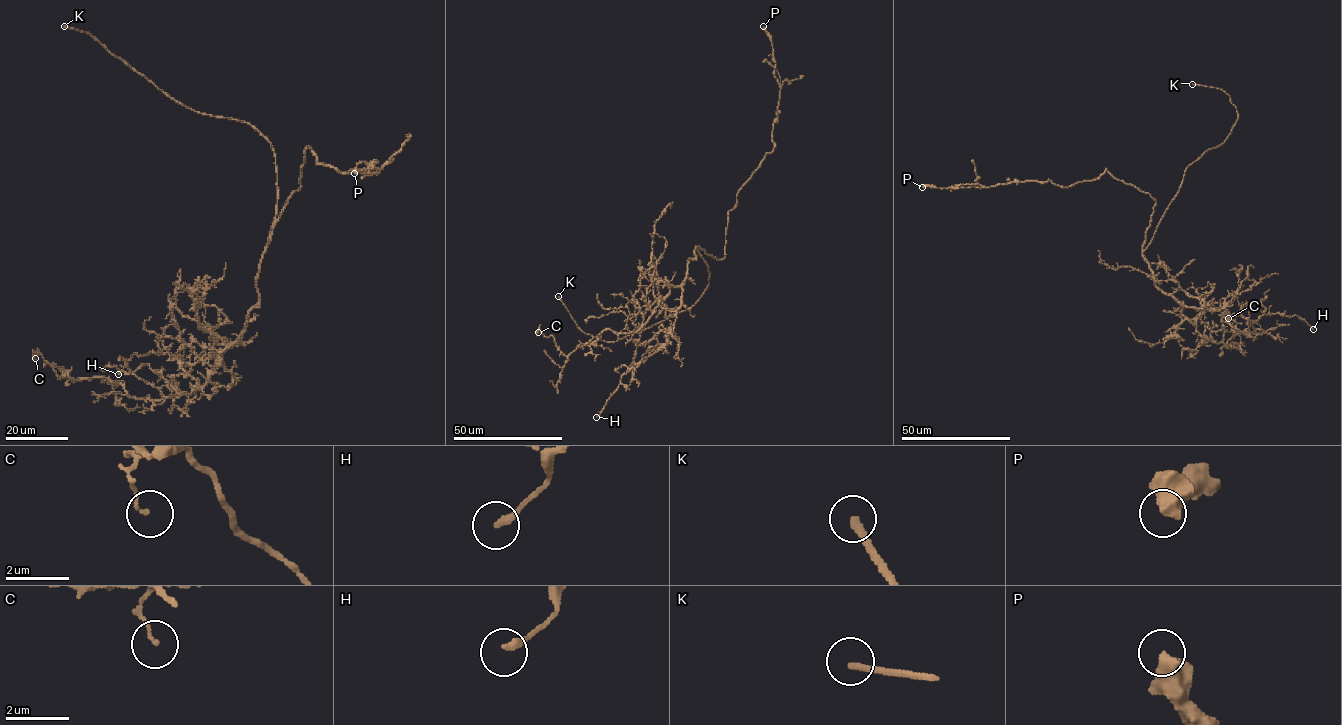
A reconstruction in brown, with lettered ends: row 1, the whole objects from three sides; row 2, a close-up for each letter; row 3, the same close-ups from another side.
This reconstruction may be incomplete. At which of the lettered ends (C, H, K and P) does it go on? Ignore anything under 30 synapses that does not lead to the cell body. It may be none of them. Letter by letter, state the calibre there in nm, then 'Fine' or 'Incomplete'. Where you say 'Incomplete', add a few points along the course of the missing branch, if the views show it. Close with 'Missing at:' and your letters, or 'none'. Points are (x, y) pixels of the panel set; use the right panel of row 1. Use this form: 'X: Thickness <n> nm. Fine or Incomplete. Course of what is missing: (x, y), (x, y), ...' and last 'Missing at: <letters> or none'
C: Thickness 100 nm. Fine
H: Thickness 220 nm. Fine
K: Thickness 220 nm. Incomplete. Course of what is missing: (1192, 84), (1172, 75), (1146, 49), (1130, 43)
P: Thickness 550 nm. Fine
Missing at: K

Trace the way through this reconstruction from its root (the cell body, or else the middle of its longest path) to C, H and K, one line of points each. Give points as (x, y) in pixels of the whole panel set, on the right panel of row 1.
C: (1145, 237), (1154, 284), (1202, 336), (1229, 348), (1236, 334), (1252, 333), (1233, 332), (1228, 318)
H: (1145, 237), (1143, 258), (1154, 284), (1183, 305), (1226, 309), (1252, 323), (1263, 314), (1296, 315), (1313, 329)
K: (1145, 237), (1144, 250), (1178, 192), (1185, 169), (1223, 143), (1237, 119), (1236, 107), (1224, 91), (1192, 84)

